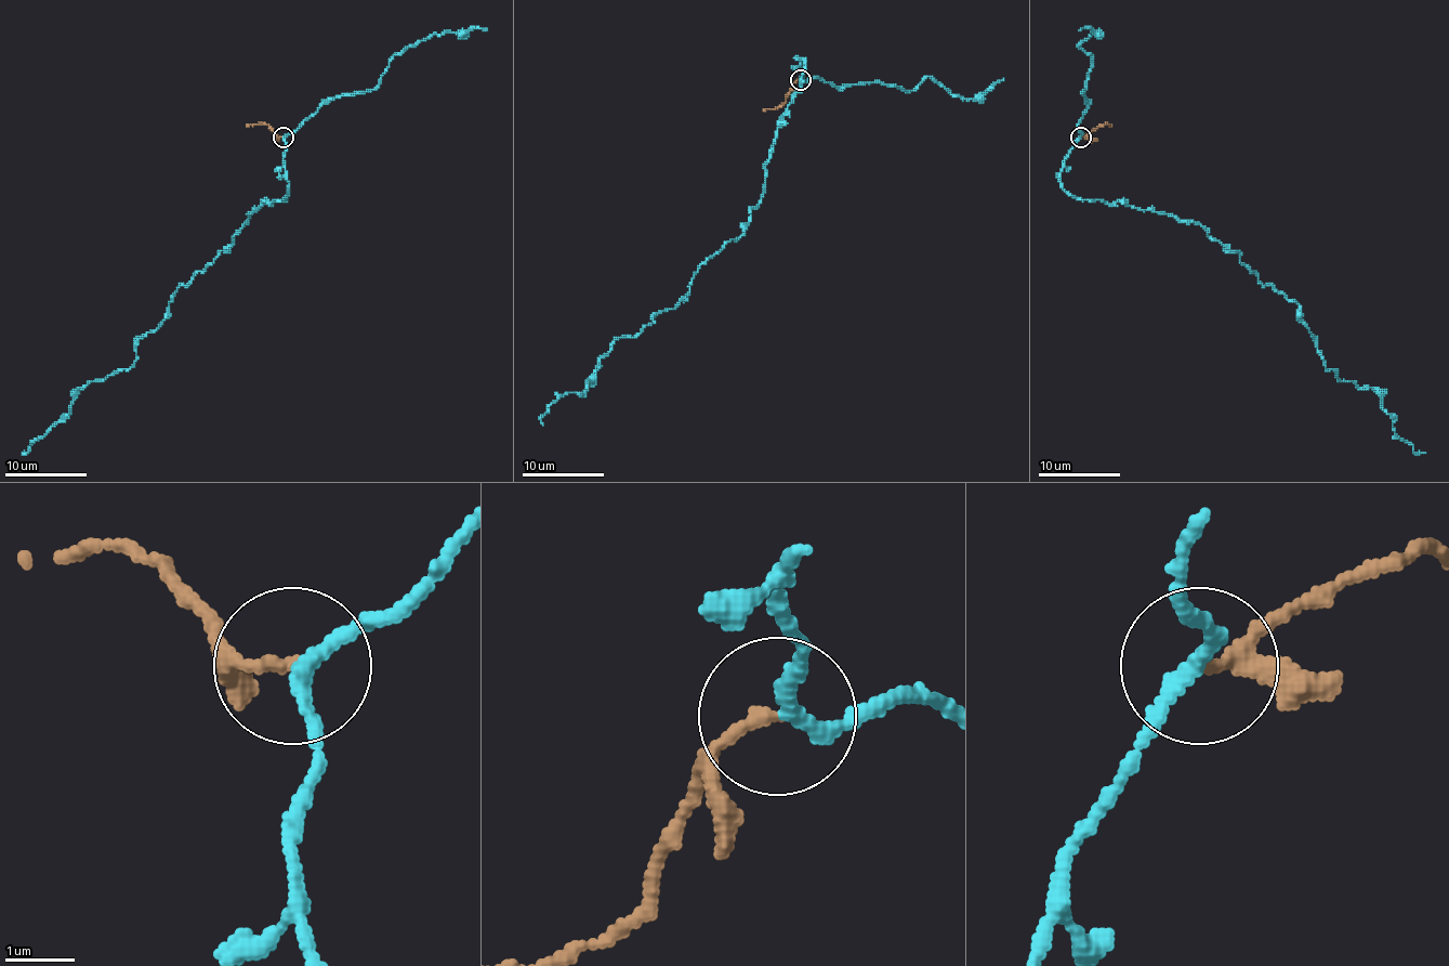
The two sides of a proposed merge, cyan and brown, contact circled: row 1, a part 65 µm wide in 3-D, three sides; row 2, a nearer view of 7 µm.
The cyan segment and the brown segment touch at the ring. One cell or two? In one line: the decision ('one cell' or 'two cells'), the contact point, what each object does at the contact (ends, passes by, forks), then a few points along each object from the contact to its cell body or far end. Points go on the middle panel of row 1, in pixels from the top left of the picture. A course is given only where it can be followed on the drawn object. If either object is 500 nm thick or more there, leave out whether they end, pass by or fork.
two cells | (800, 80) | cyan passes by | brown ends | cyan via (800, 80), (804, 60), (751, 221), (701, 264), (685, 299), (618, 337), (581, 392), (565, 392), (543, 425) | brown via (800, 80), (784, 103), (763, 111)

